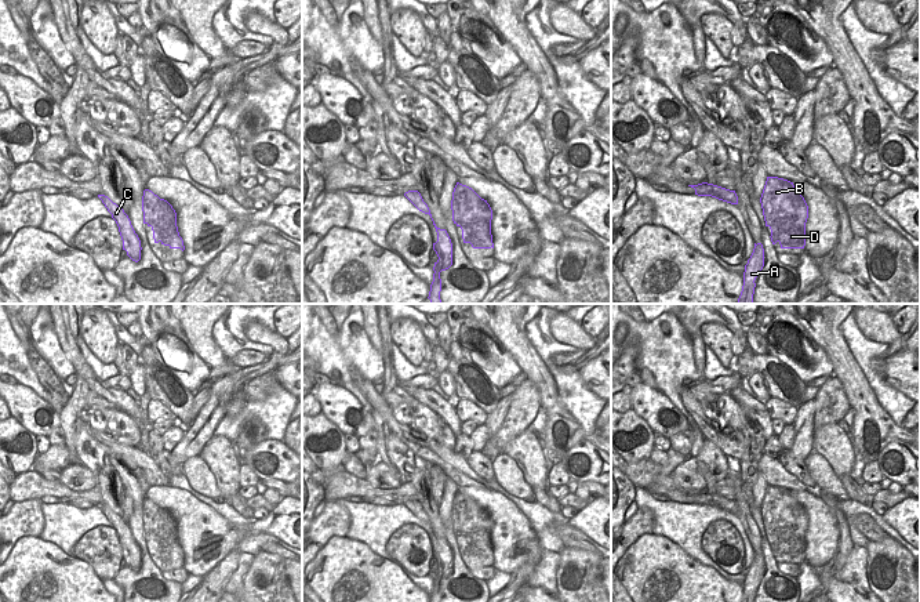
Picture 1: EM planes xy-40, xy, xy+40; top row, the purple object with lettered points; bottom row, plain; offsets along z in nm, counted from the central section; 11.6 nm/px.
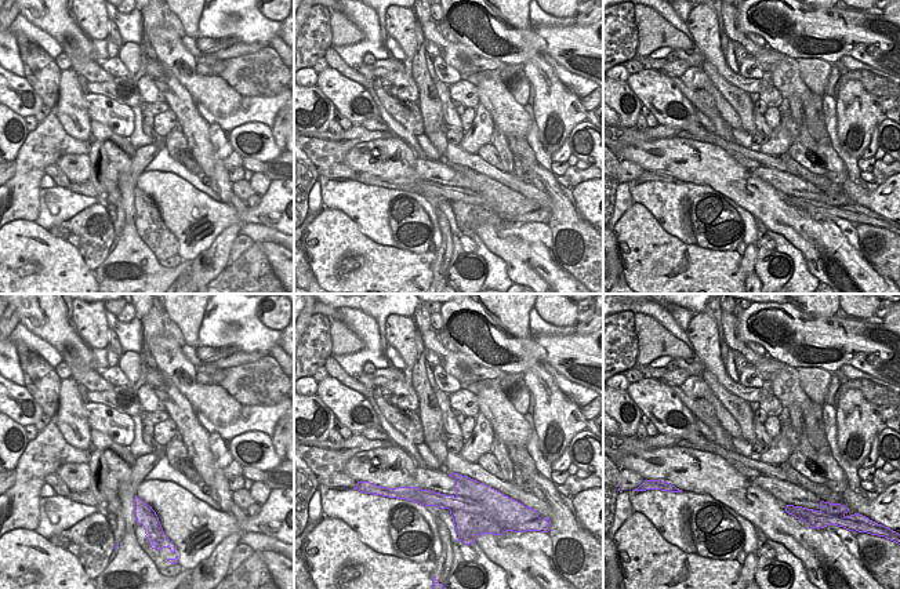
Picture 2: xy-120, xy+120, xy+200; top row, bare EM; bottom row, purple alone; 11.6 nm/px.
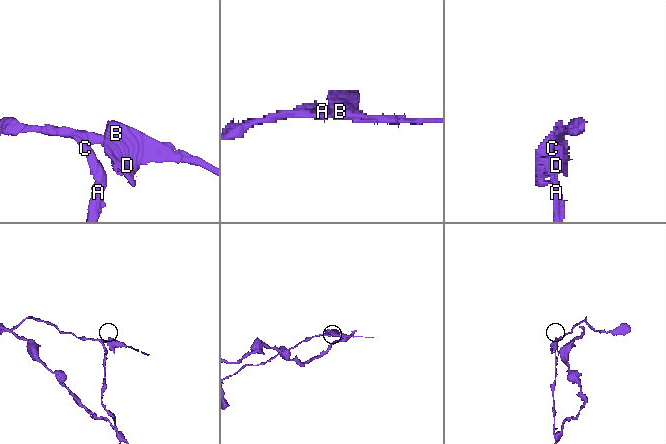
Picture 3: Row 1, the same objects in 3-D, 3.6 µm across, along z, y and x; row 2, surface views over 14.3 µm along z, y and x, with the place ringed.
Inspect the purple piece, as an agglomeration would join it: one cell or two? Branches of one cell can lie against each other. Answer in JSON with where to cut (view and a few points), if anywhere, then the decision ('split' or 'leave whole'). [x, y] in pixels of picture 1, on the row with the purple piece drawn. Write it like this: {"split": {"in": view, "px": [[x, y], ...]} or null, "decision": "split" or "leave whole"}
{"split": {"in": "xy", "px": [[408, 191], [420, 195]]}, "decision": "split"}

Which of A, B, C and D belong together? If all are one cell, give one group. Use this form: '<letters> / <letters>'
A C / B D

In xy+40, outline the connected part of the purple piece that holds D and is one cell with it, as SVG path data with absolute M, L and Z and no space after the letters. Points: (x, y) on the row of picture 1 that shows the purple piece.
M767 177L760 203L772 244L778 242L781 249L804 249L808 206L793 182Z

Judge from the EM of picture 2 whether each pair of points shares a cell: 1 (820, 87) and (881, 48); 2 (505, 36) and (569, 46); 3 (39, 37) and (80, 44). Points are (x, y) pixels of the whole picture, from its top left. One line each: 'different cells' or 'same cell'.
1: different cells
2: same cell
3: different cells

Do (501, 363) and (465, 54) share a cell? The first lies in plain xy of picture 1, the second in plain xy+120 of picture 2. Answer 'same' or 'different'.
different

